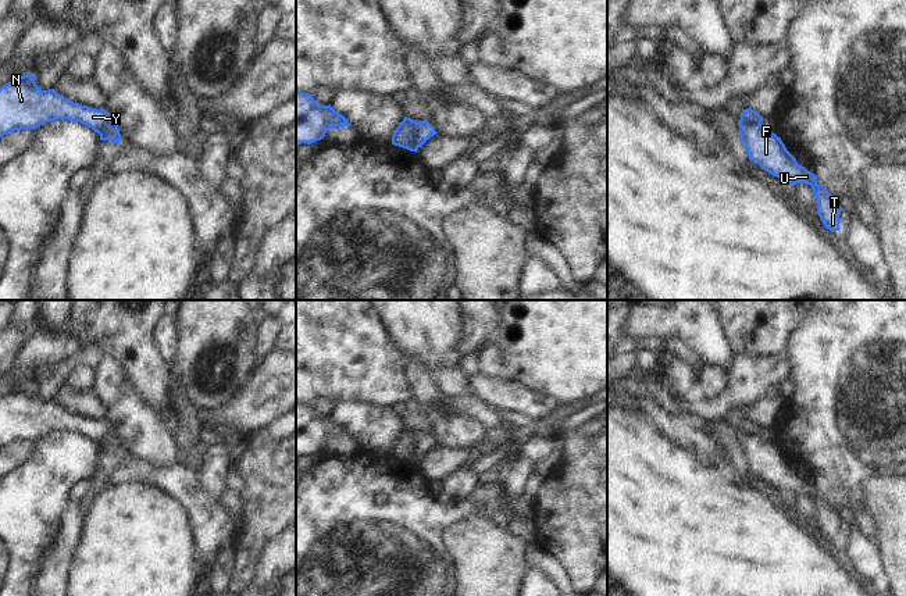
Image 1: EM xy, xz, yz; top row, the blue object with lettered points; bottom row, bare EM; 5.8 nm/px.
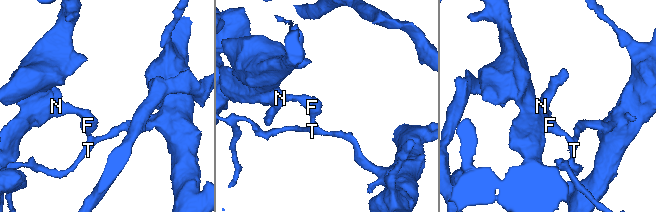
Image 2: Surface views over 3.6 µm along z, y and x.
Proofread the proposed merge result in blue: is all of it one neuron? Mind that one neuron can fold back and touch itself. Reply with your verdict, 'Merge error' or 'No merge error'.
Merge error

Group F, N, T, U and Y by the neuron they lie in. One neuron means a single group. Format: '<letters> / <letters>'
F T U / N Y

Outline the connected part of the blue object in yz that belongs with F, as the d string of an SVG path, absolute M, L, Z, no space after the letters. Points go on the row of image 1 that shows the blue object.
M739 124L739 140L749 153L749 160L761 169L782 179L784 182L807 183L817 199L817 214L830 231L839 231L842 207L823 185L817 183L813 172L799 165L796 158L786 150L781 138L761 124Z

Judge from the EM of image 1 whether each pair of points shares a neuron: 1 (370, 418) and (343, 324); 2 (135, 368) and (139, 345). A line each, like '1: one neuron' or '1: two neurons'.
1: two neurons
2: one neuron

